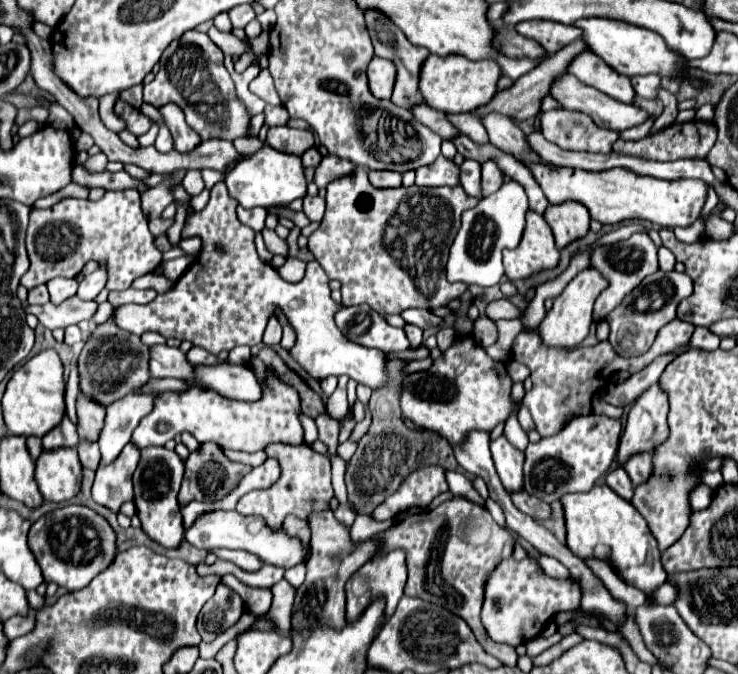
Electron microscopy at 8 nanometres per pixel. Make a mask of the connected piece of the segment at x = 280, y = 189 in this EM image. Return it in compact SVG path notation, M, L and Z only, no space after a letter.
M265 144L249 158L241 160L229 174L225 174L225 184L229 188L229 196L235 198L243 208L255 208L255 206L269 208L277 204L289 204L295 198L303 198L307 192L301 158L295 154L279 152L269 144Z

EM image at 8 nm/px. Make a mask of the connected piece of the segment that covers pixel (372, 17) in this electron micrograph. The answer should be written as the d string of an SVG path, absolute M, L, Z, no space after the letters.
M369 8L365 12L365 22L367 22L367 30L371 34L371 40L373 40L373 48L375 48L375 56L381 56L381 58L389 58L397 64L397 82L395 82L395 90L393 90L393 96L391 100L397 104L397 106L403 106L403 108L411 108L419 102L423 102L419 90L417 90L417 82L419 82L419 68L423 64L423 60L429 56L427 48L415 48L407 36L403 36L403 32L399 28L395 28L395 24L391 24L391 20L387 20L387 16L383 16L383 12L375 10L375 8Z

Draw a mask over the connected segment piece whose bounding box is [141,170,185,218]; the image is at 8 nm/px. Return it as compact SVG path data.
M177 170L177 172L173 172L171 182L163 182L159 186L149 188L145 194L141 194L141 206L143 206L143 212L147 218L159 218L163 214L163 210L173 202L169 188L175 184L181 184L183 176L185 176L185 170Z

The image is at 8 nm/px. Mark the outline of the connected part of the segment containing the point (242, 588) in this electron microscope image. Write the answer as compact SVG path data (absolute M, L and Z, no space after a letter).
M231 574L222 576L221 583L237 592L241 596L246 609L253 615L264 615L270 609L273 598L270 589L252 588Z

